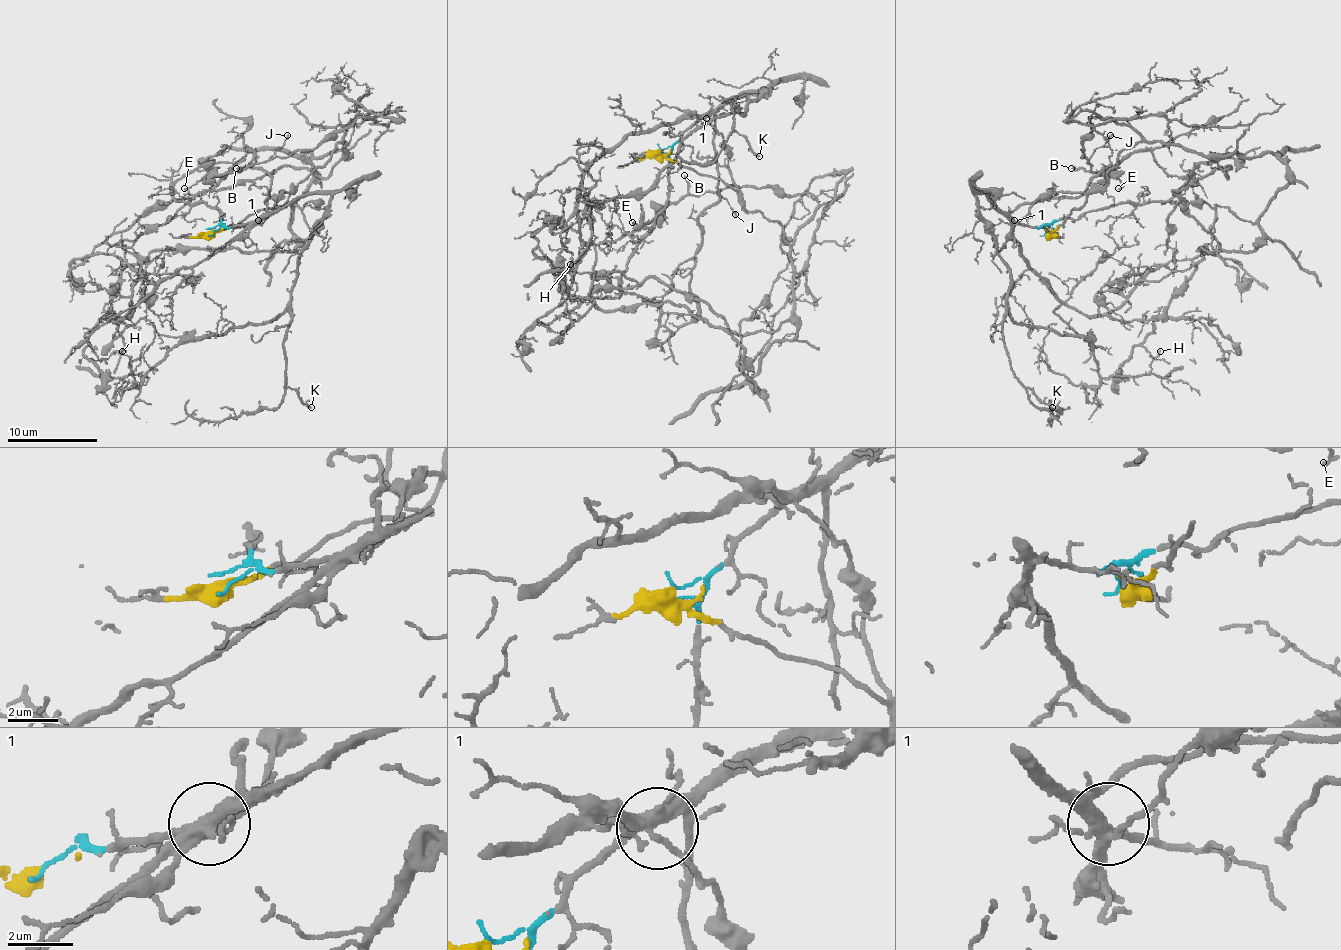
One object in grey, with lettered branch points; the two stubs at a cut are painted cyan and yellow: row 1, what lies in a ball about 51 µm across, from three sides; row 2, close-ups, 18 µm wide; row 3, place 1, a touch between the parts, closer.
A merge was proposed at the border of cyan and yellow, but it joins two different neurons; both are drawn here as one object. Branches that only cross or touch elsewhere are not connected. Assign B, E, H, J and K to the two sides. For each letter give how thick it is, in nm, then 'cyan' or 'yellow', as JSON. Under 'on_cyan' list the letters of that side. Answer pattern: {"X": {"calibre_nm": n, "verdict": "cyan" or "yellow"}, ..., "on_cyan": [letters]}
{"B": {"calibre_nm": 200, "verdict": "yellow"}, "E": {"calibre_nm": 150, "verdict": "yellow"}, "H": {"calibre_nm": 110, "verdict": "cyan"}, "J": {"calibre_nm": 120, "verdict": "yellow"}, "K": {"calibre_nm": 130, "verdict": "cyan"}, "on_cyan": ["H", "K"]}

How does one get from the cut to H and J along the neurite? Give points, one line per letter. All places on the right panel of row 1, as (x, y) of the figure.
H: (1044, 234), (976, 196), (1010, 274), (1012, 319), (1082, 335), (1102, 378), (1145, 375), (1160, 351)
J: (1046, 234), (1107, 182), (1118, 155), (1140, 139), (1109, 117), (1089, 117), (1082, 157), (1111, 135)

